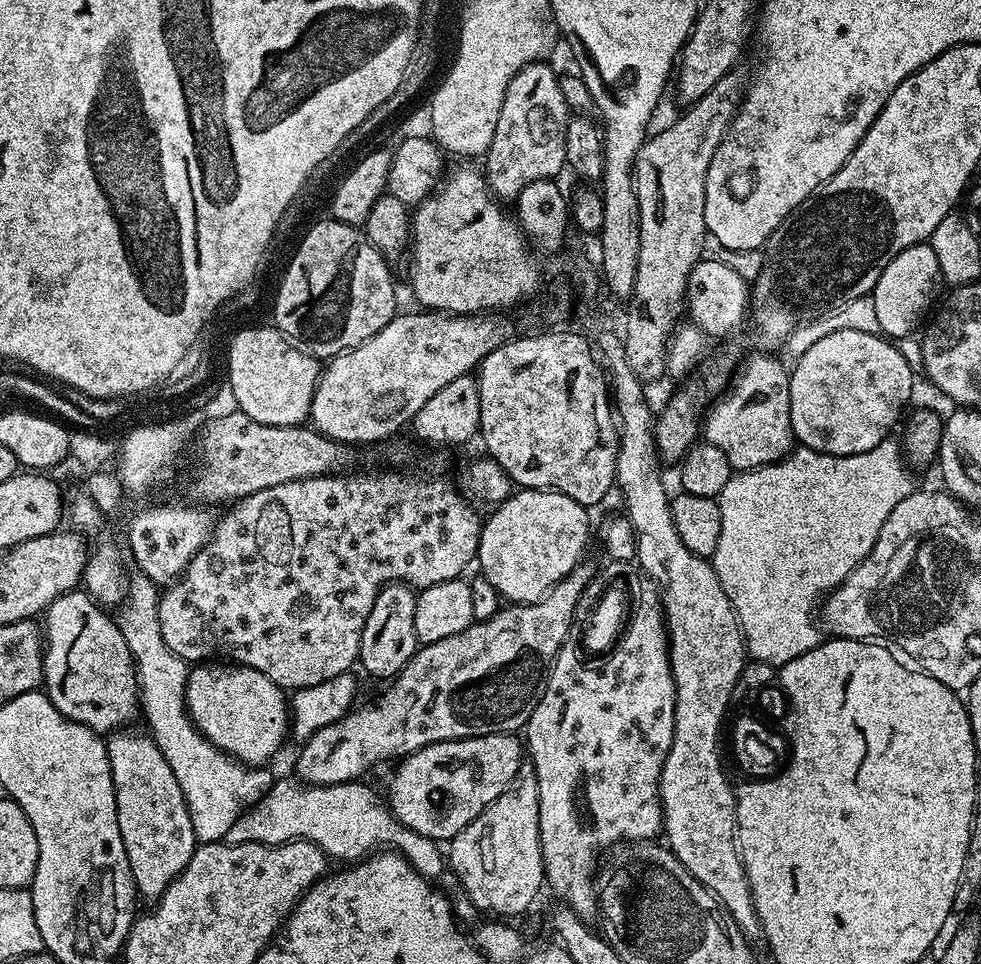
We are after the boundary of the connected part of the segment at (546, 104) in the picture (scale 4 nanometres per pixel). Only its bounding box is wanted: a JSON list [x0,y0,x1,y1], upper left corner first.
[482,62,570,202]

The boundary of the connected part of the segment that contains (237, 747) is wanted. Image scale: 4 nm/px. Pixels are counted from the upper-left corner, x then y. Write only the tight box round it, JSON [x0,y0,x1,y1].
[184,662,290,766]

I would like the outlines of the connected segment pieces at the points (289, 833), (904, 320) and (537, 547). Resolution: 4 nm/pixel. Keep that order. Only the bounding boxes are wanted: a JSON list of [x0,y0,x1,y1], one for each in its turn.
[[223,779,446,880],[870,243,942,338],[478,488,589,604]]

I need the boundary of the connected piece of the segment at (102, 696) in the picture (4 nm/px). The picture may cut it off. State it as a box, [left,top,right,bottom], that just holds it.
[42,590,141,734]

